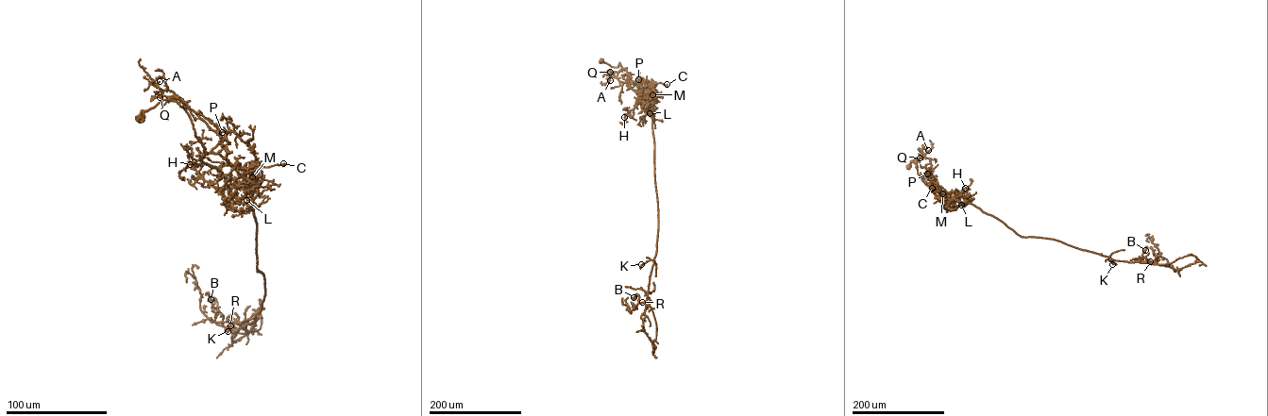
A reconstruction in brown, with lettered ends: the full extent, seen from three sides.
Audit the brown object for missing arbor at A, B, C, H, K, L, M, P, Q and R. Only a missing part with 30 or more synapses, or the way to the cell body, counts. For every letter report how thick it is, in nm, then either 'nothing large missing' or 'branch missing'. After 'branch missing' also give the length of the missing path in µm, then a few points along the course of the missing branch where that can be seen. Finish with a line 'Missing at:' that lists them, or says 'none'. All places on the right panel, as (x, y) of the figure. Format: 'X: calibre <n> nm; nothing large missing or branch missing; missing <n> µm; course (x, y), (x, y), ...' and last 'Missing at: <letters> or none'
A: calibre 180 nm; branch missing; missing 10 µm
B: calibre 140 nm; nothing large missing
C: calibre 120 nm; nothing large missing
H: calibre 150 nm; nothing large missing
K: calibre 110 nm; nothing large missing
L: calibre 130 nm; nothing large missing
M: calibre 110 nm; nothing large missing
P: calibre 160 nm; nothing large missing
Q: calibre 170 nm; nothing large missing
R: calibre 150 nm; nothing large missing
Missing at: A

